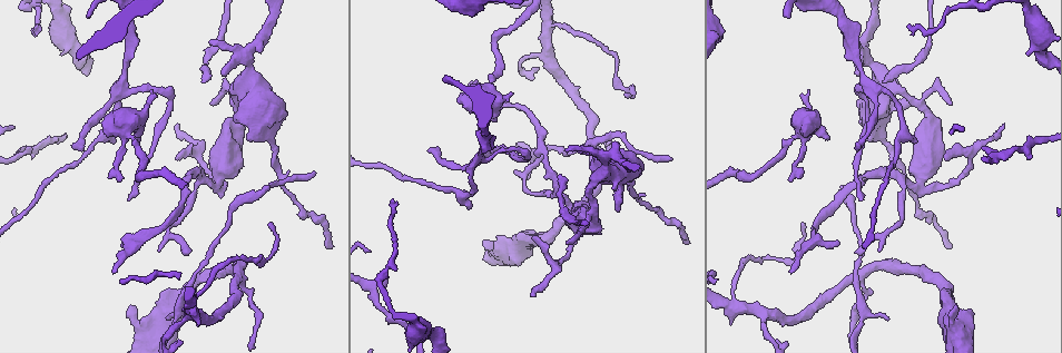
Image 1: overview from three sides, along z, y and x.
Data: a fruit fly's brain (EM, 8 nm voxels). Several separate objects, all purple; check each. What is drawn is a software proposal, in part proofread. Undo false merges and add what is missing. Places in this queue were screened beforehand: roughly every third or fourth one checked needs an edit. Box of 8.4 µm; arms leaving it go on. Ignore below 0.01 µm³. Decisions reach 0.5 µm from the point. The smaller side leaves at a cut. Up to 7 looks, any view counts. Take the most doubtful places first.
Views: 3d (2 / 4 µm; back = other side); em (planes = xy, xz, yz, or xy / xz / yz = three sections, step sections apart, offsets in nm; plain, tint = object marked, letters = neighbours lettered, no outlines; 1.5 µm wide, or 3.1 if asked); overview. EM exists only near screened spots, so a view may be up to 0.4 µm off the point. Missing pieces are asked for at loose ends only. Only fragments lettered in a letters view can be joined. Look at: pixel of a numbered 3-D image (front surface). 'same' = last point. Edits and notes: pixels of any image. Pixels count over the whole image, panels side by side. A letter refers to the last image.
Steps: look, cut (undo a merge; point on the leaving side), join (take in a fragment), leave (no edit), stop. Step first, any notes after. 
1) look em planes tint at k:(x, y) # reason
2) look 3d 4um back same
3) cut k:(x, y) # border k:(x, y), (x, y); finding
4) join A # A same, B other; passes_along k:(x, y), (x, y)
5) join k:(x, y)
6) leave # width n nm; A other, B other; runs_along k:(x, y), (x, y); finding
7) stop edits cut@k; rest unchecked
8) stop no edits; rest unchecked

look em planes tint at 1:(567, 151) # free end

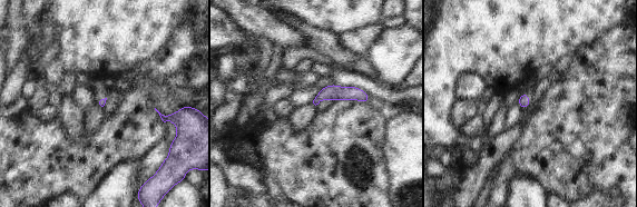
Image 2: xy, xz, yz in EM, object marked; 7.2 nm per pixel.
look em planes letters same

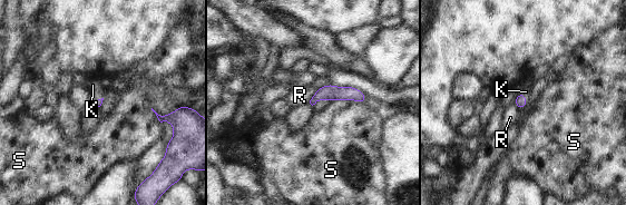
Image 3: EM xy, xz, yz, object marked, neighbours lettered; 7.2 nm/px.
join K # K same, R other, S other; passes_along 3:(520, 101), (524, 96), (526, 91); the neuron continues

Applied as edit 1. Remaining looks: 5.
look 3d 4um at 1:(791, 181) # branch stops here

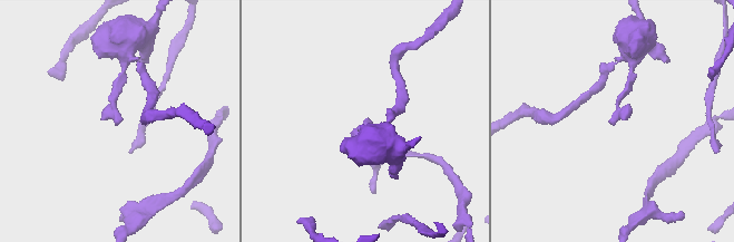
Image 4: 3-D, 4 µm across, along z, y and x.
look em xz step 4 letters at 4:(118, 120)

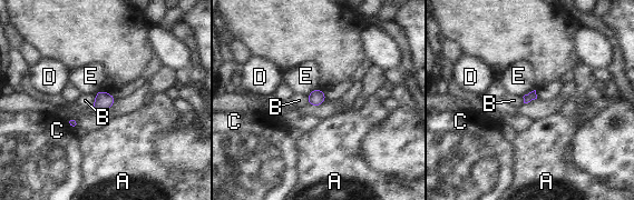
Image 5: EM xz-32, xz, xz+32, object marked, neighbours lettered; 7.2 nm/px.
look em planes letters same # cut it another way

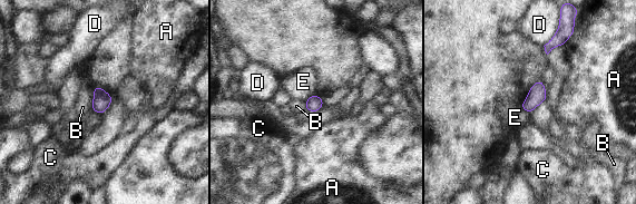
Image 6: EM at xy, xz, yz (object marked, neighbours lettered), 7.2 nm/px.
leave # longest_contact B 160 nm; A other, B other, C other, D other, E other; none of them fits

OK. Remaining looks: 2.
look em planes letters at 1:(801, 223) # end of a long branch

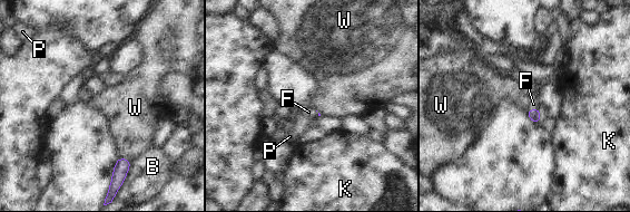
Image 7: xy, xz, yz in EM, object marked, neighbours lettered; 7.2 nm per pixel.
join F # B other, F same, K other, P other, W other; passes_along 7:(533, 114), (533, 109), (533, 104); it goes on there

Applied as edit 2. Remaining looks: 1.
stop edits join@3, join@7; rest unchecked

